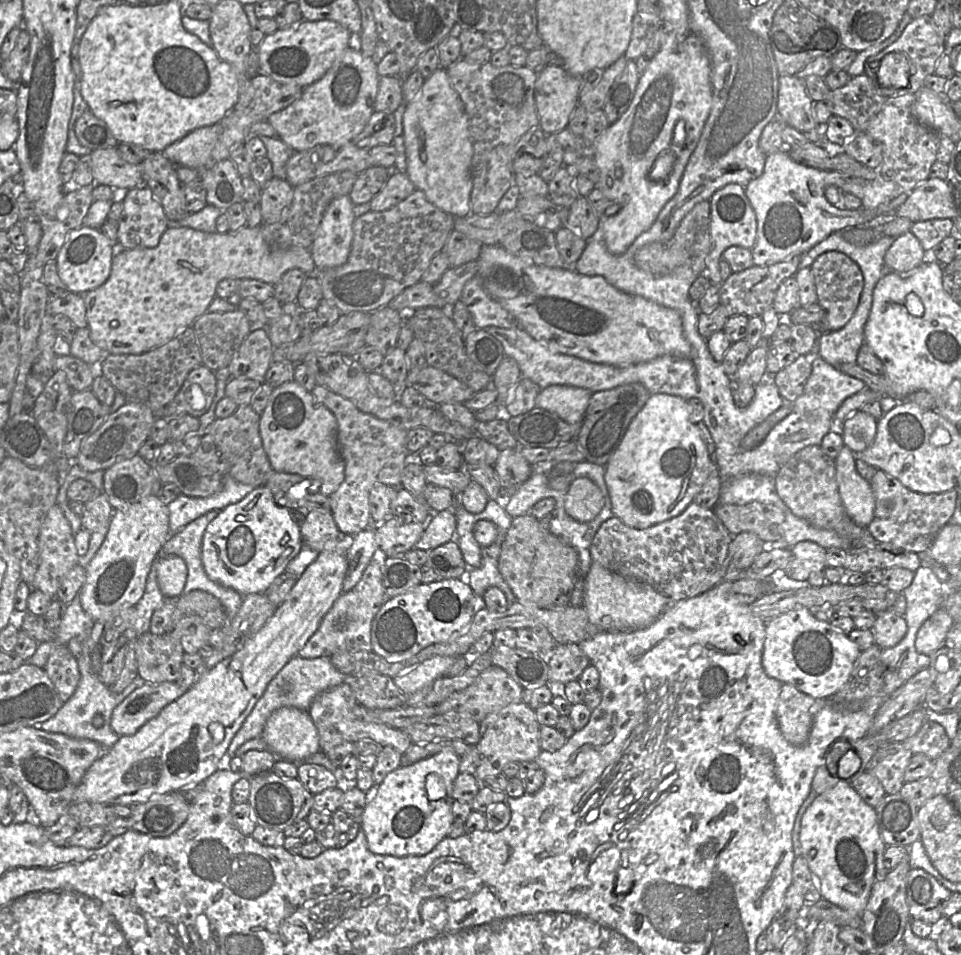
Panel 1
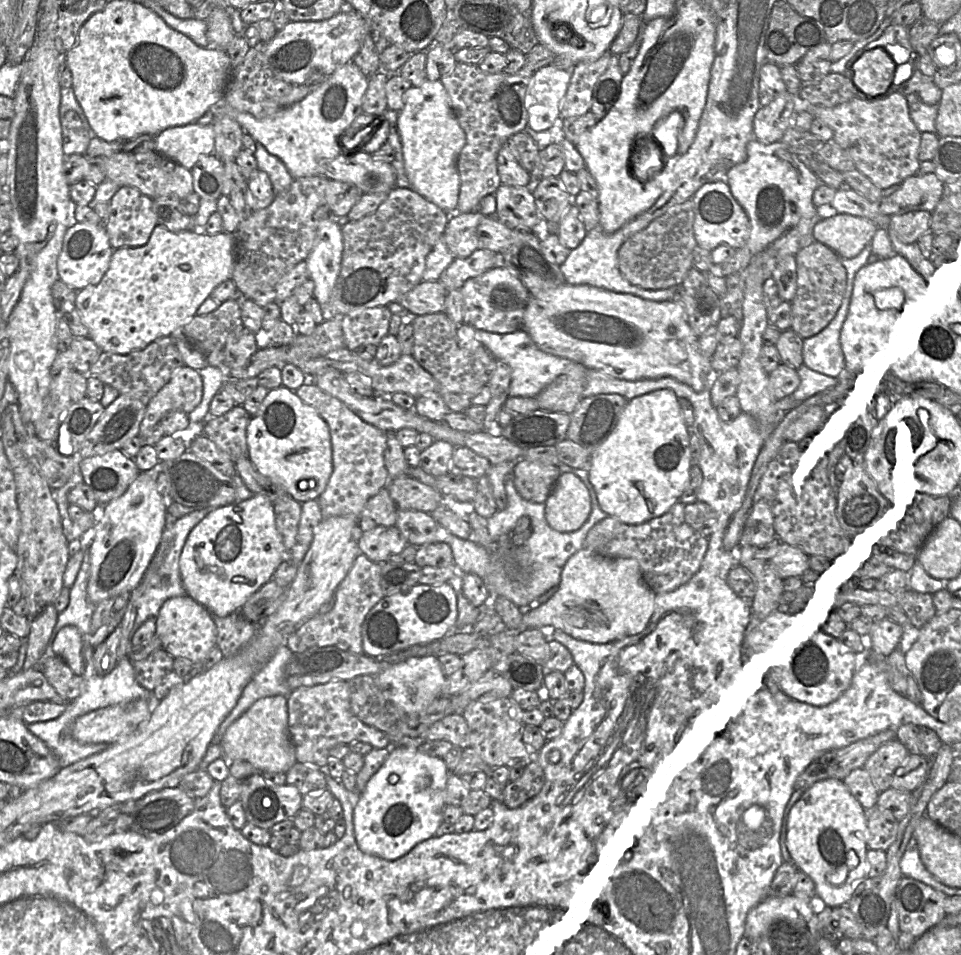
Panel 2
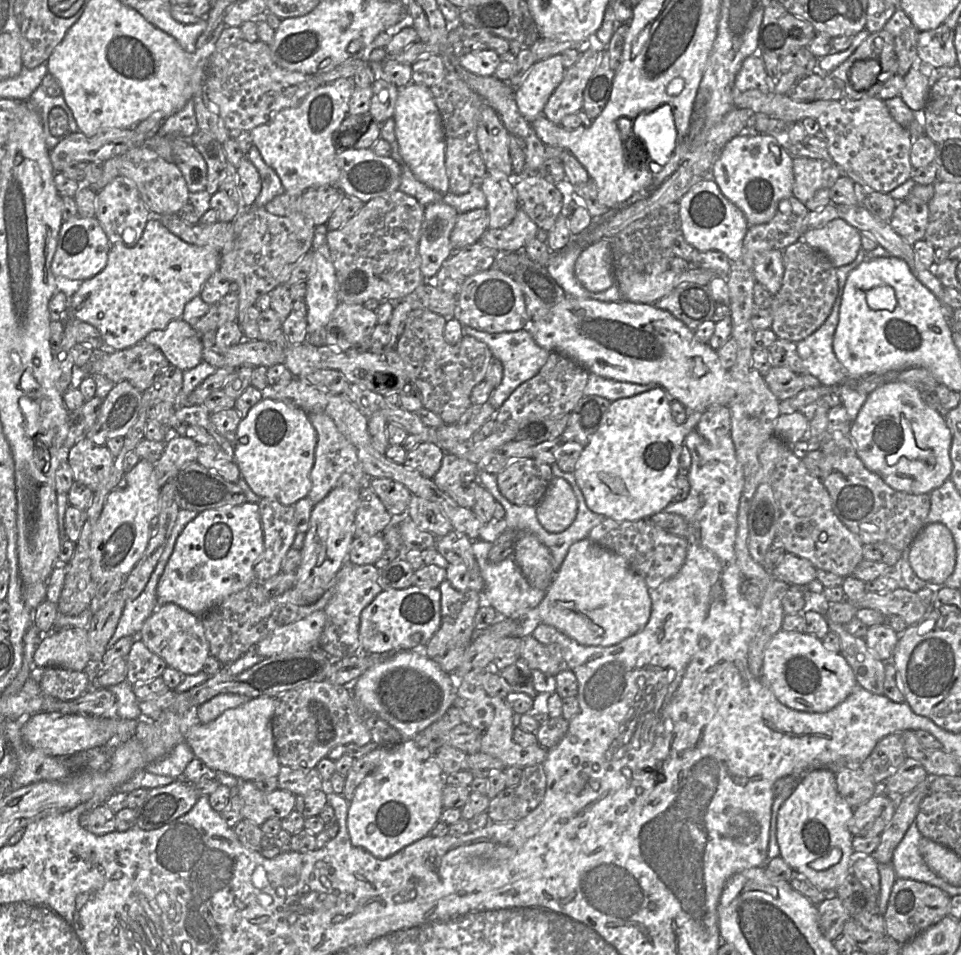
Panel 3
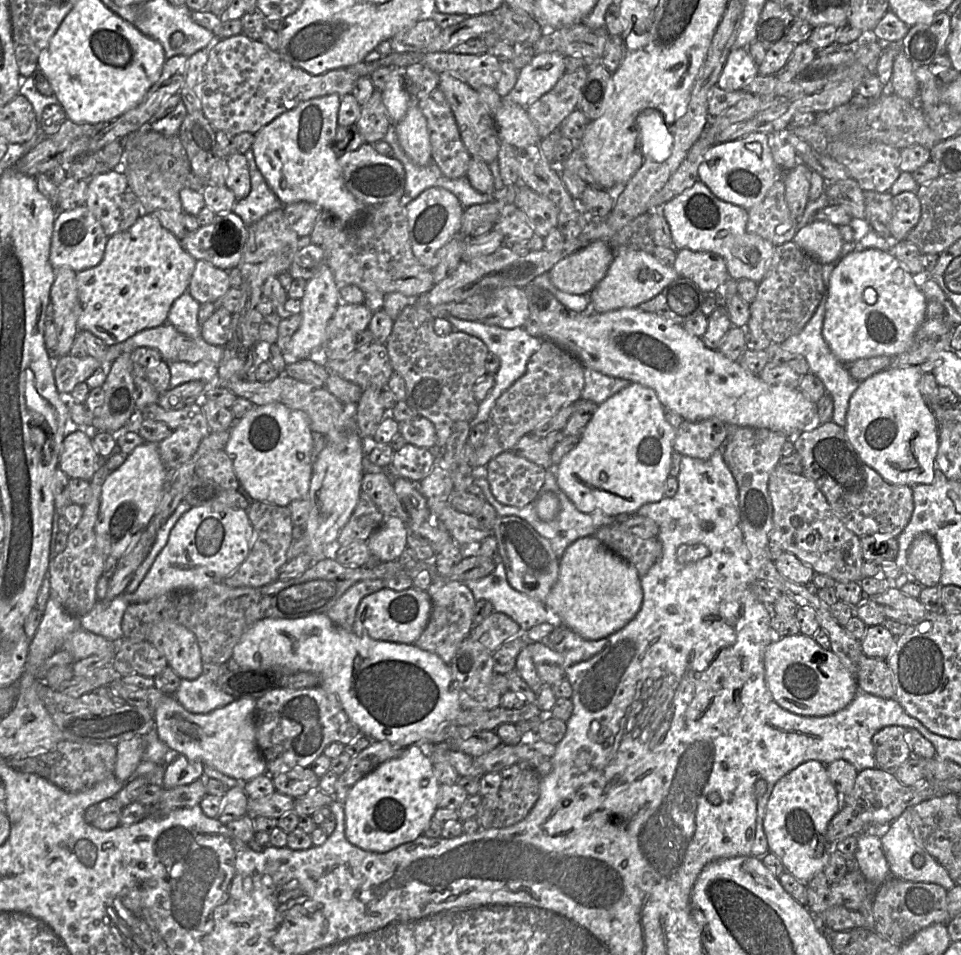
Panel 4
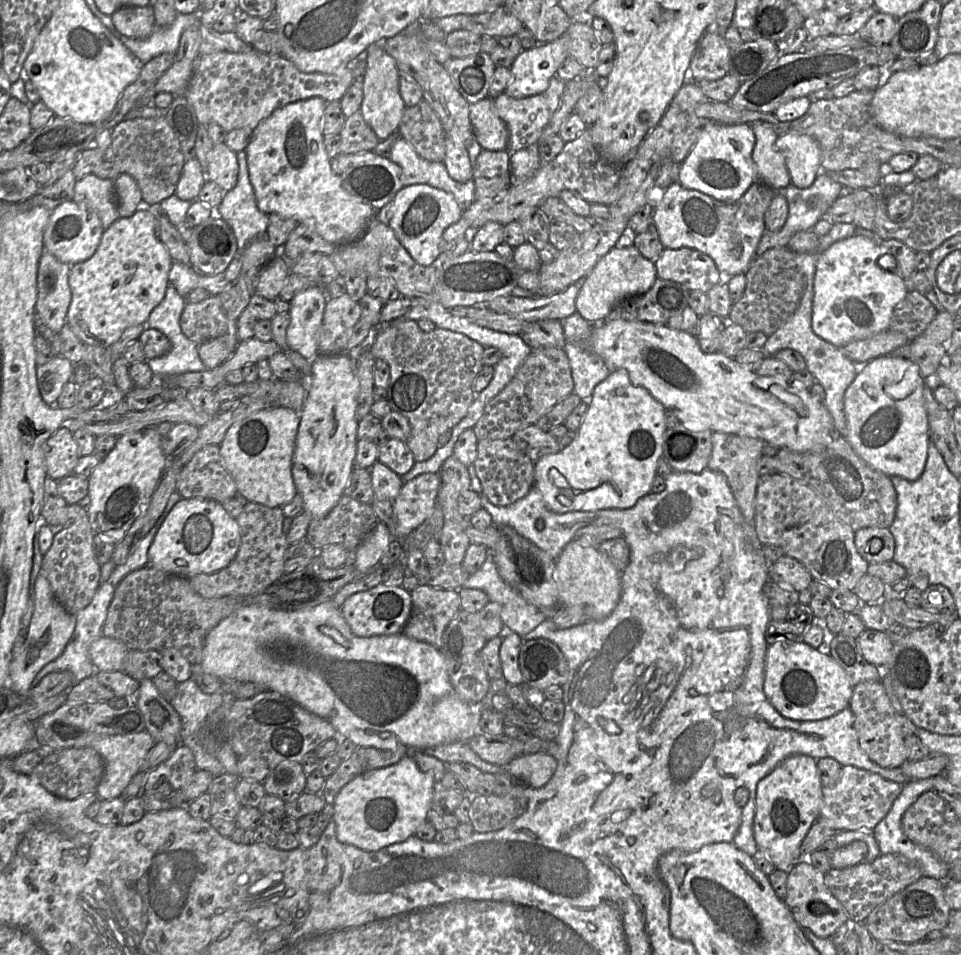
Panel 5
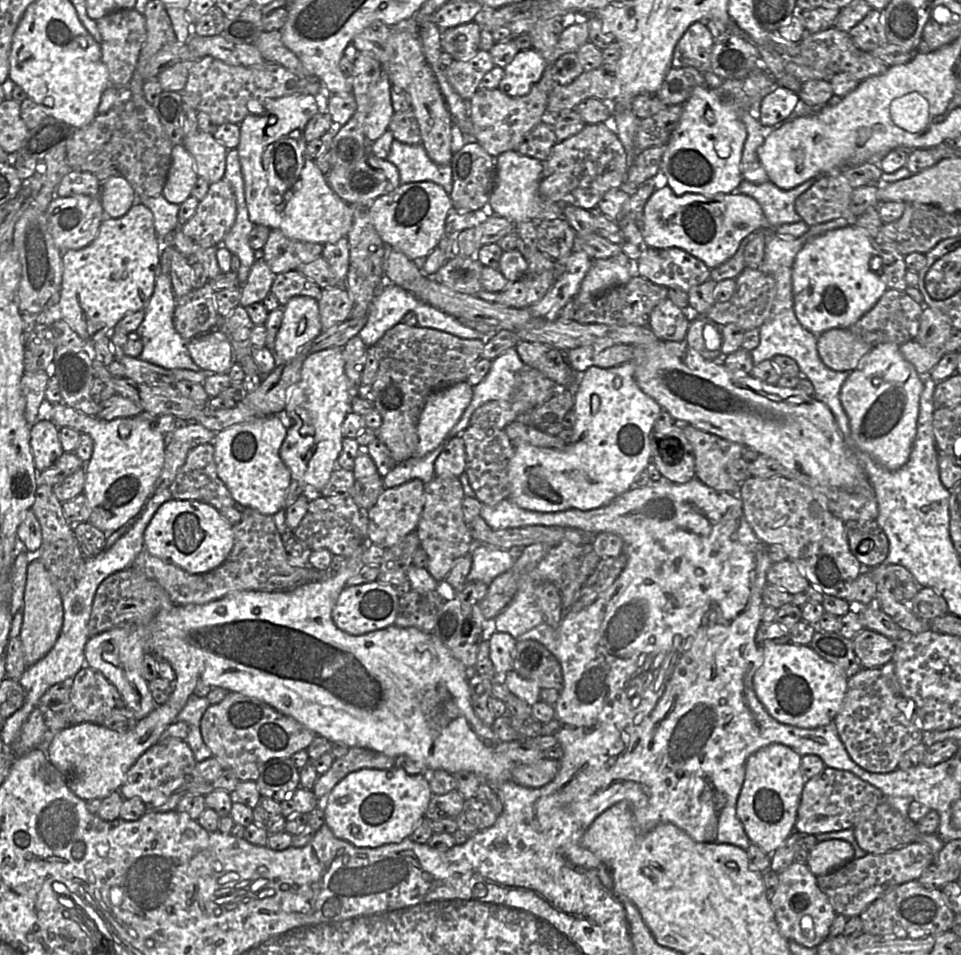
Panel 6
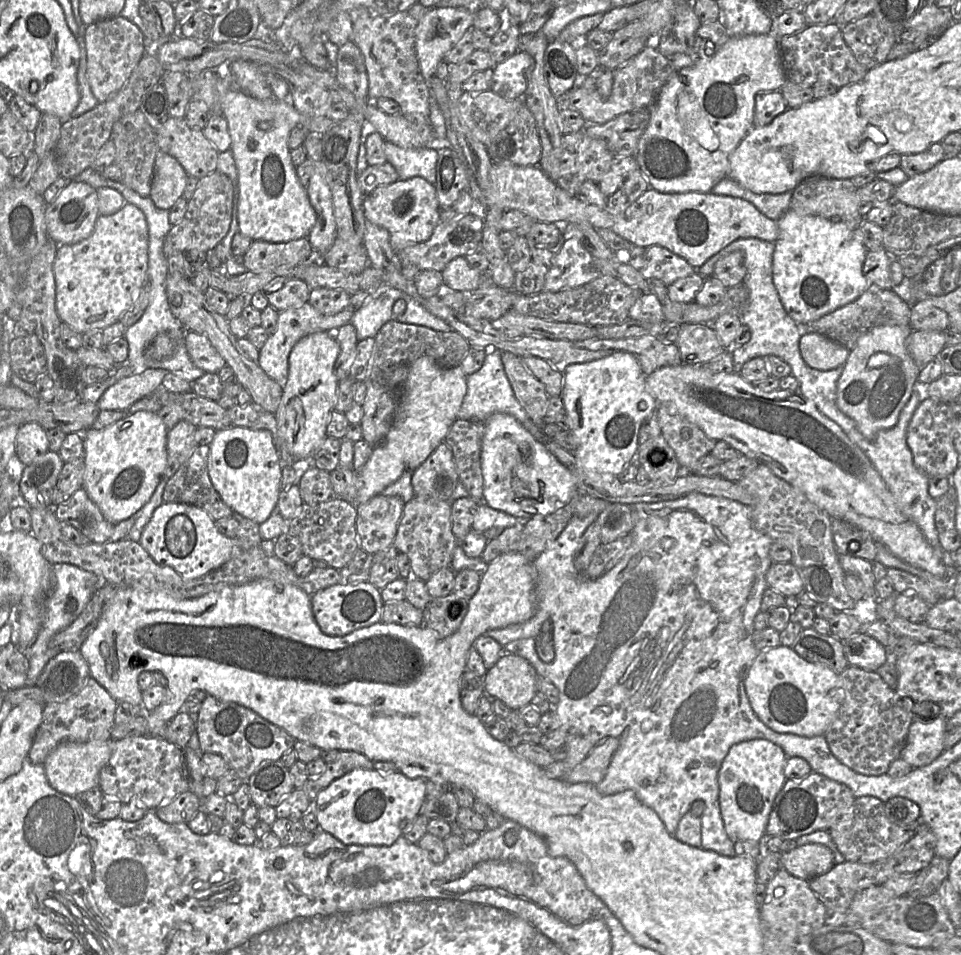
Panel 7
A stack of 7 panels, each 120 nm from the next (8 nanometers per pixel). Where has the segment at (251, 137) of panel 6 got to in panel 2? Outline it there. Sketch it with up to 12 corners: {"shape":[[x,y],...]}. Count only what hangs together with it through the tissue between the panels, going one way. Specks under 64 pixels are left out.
{"shape":[[351,61],[258,119],[219,104],[294,179],[322,175],[363,113]]}

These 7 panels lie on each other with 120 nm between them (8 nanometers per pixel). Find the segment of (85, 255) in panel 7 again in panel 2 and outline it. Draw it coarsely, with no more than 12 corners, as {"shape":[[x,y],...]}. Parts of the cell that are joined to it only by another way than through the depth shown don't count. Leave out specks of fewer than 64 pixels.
{"shape":[[234,234],[114,249],[75,308],[102,351],[177,334],[231,279]]}

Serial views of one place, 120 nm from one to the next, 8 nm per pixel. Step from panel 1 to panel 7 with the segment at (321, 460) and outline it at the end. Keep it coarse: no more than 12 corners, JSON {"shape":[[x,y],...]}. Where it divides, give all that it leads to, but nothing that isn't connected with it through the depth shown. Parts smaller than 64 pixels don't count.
{"shape":[[216,431],[208,474],[255,523],[278,502],[283,467],[271,432]]}

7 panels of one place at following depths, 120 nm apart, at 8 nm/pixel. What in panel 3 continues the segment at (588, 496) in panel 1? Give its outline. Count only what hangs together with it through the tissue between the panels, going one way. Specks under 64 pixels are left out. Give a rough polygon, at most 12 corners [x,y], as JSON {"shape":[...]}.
{"shape":[[553,478],[536,506],[550,533],[565,531],[577,516],[570,483]]}

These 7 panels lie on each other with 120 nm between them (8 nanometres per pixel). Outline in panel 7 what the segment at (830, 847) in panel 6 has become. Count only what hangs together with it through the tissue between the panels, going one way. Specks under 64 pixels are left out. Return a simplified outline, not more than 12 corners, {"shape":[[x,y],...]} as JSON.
{"shape":[[806,844],[783,852],[781,869],[808,881],[835,864],[833,851]]}

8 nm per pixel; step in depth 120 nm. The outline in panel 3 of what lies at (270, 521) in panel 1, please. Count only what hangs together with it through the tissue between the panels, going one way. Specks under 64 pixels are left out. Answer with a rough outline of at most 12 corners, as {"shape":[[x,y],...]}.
{"shape":[[259,504],[200,512],[158,605],[204,614],[256,581]]}

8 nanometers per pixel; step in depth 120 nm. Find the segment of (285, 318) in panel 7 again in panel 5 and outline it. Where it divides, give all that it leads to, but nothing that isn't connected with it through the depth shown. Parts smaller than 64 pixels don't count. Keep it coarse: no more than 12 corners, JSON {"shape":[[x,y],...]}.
{"shape":[[323,286],[289,301],[290,350],[313,361],[328,295]]}

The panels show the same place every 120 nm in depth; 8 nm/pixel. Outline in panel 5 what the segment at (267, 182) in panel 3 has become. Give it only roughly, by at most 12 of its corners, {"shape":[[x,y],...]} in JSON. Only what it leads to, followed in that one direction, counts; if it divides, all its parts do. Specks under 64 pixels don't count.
{"shape":[[245,151],[237,183],[214,213],[242,251],[266,236],[269,215],[257,207]]}

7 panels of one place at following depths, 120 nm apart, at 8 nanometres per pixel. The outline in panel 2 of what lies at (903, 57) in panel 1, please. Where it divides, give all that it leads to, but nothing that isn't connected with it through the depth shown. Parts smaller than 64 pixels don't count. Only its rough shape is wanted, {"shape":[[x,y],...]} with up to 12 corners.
{"shape":[[885,49],[866,51],[856,85],[875,99],[894,85],[897,63]]}

